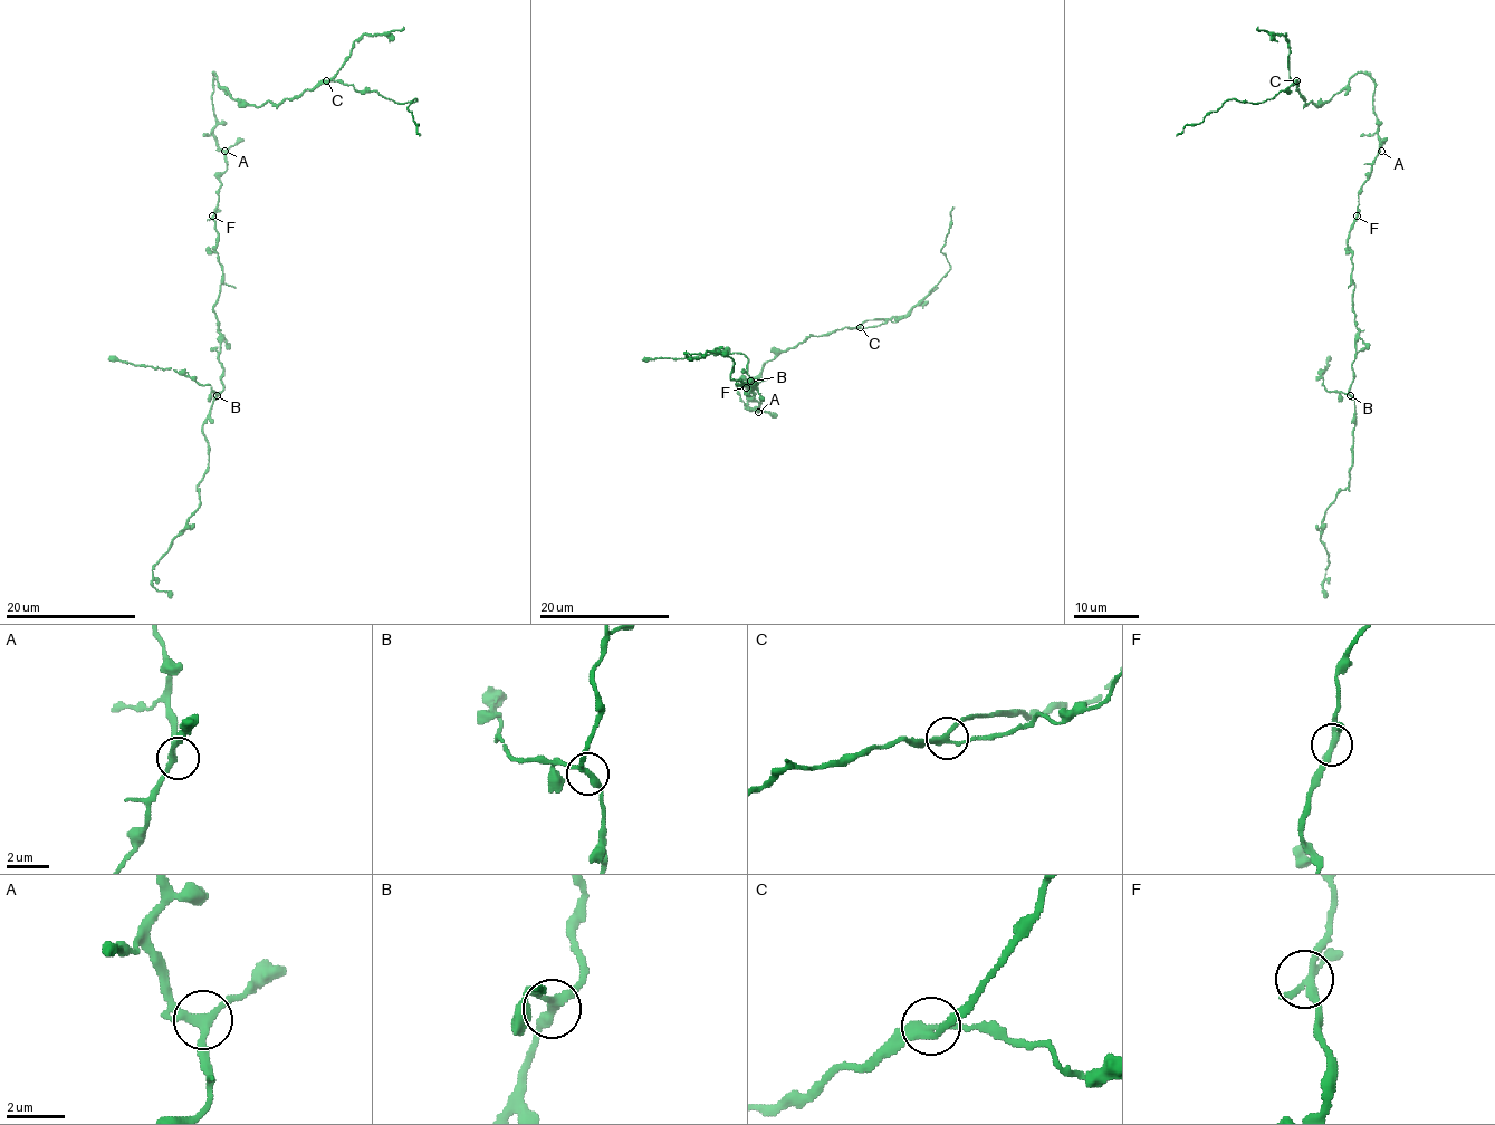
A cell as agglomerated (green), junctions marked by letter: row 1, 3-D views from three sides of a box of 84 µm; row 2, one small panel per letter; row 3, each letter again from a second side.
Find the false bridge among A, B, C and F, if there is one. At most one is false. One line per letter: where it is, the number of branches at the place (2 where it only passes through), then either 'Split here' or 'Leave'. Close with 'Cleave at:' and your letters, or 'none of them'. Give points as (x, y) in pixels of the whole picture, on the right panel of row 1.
A: Place: (1381, 151). Branches: 3. Leave
B: Place: (1350, 395). Branches: 3. Leave
C: Place: (1296, 80). Branches: 3. Leave
F: Place: (1357, 215). Branches: 2. Leave
Cleave at: none of them

